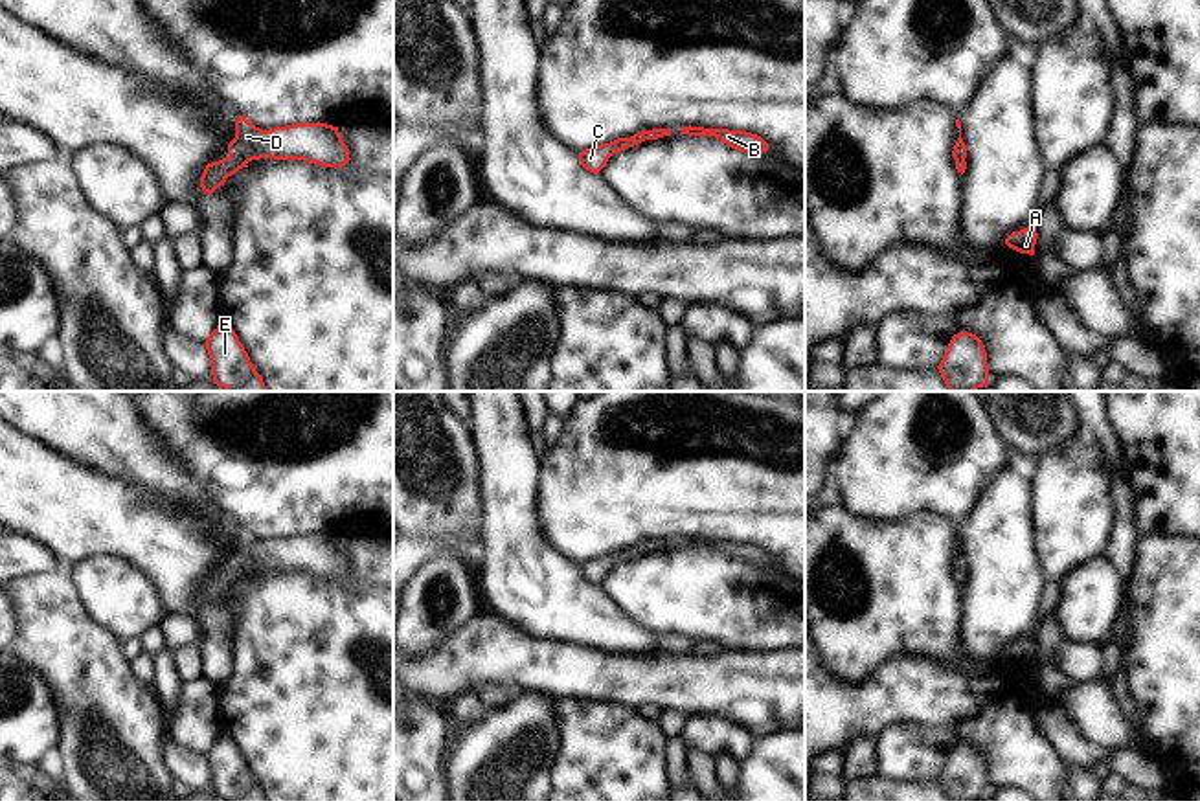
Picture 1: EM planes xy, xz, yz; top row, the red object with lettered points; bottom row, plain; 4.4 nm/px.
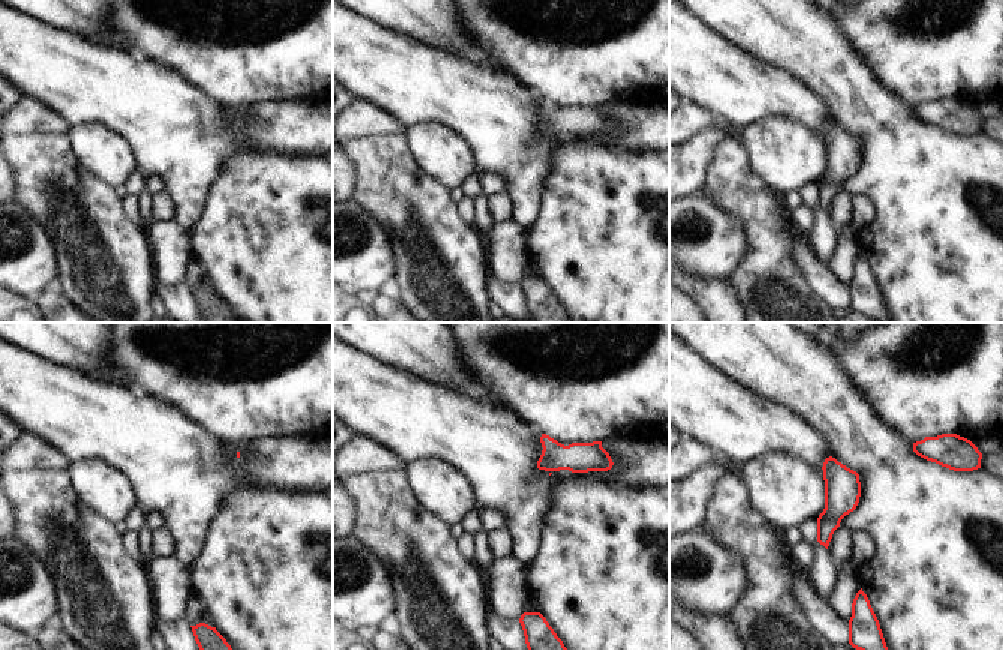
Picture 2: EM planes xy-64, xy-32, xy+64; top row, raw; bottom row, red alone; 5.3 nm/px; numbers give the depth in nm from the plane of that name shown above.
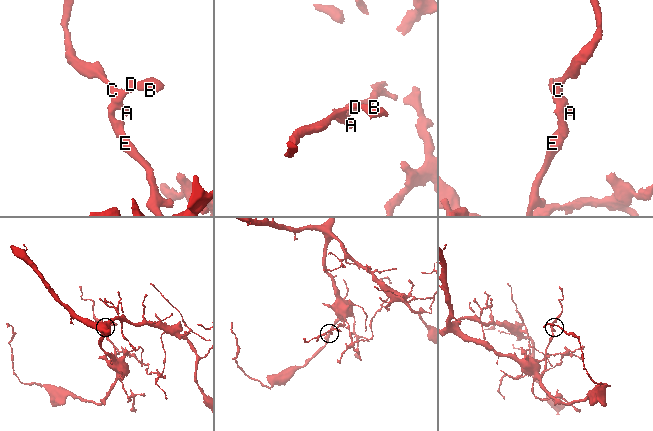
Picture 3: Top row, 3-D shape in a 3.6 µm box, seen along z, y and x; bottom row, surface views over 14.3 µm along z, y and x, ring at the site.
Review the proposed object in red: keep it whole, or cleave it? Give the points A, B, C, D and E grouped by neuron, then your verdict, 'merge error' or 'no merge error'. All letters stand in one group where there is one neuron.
A B C D E; no merge error

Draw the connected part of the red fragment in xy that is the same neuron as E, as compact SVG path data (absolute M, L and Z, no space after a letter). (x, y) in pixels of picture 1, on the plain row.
M221 733L206 751L213 794L224 801L266 801L235 742Z

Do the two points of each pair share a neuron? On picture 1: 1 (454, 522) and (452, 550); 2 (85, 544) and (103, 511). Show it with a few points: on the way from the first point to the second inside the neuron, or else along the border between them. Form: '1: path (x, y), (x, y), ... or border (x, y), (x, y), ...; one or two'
1: border (412, 533), (456, 535), (464, 542), (462, 559); two
2: path (85, 537), (85, 530), (96, 518); one

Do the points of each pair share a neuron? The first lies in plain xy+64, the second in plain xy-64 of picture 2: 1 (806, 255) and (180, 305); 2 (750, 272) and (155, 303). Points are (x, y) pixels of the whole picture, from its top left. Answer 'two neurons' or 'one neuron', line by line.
1: one neuron
2: two neurons

